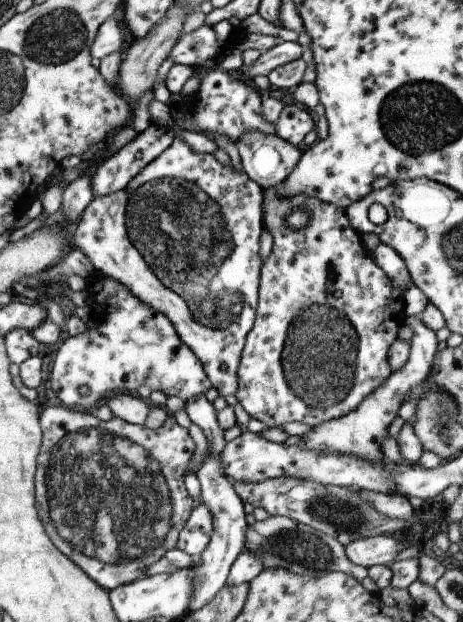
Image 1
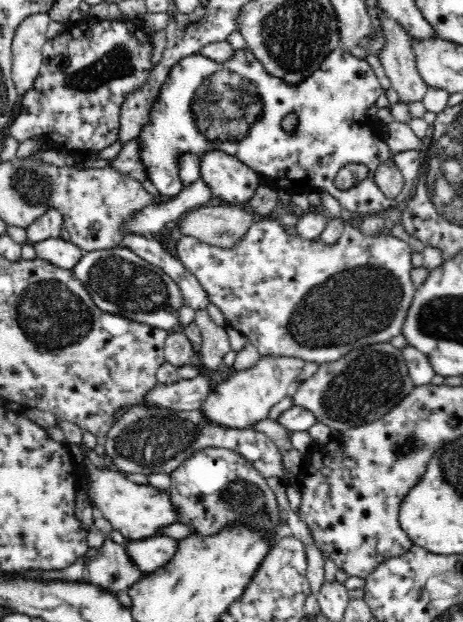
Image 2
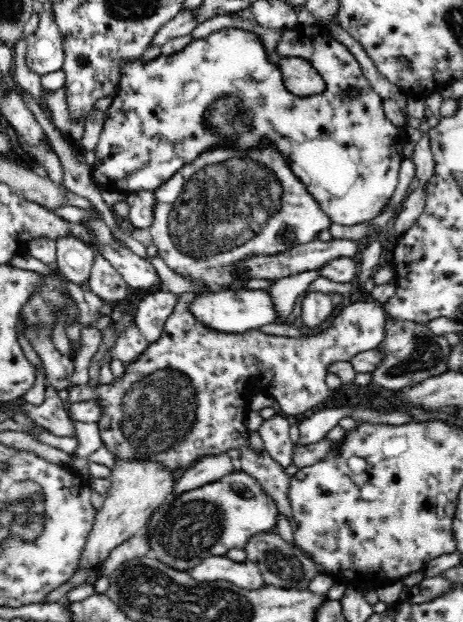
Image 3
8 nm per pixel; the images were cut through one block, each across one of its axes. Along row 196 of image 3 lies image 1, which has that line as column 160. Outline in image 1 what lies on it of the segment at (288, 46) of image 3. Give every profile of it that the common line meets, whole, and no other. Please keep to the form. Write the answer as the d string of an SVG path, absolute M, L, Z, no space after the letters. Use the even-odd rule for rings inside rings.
M100 273L85 282L84 290L90 300L87 306L91 310L93 320L98 322L92 325L88 322L82 333L60 341L47 382L65 408L94 412L108 397L115 396L113 395L115 392L135 394L141 385L149 387L151 391L162 392L164 396L177 396L183 402L199 398L211 389L201 362L189 348L185 347L185 344L181 343L173 324L165 314L154 312L153 308L139 302L121 282ZM81 385L87 388L87 394L83 397L75 390Z

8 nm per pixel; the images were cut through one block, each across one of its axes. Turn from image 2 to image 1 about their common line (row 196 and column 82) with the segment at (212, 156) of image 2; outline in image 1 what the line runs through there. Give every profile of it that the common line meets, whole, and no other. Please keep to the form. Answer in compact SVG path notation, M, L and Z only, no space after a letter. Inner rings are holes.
M174 136L171 144L149 162L136 176L133 176L127 186L105 196L93 197L89 205L79 216L69 247L77 249L85 254L86 260L95 268L97 274L109 276L116 282L121 282L129 292L142 304L153 308L154 312L161 312L169 318L173 324L175 333L179 336L182 344L193 352L193 355L201 362L203 372L211 384L211 388L219 397L235 394L237 390L237 370L241 352L244 346L245 336L253 327L255 319L255 308L258 298L258 275L262 266L259 258L259 232L264 227L261 224L261 194L262 189L253 180L250 180L245 172L237 172L229 166L221 166L212 154L194 152L181 138Z

